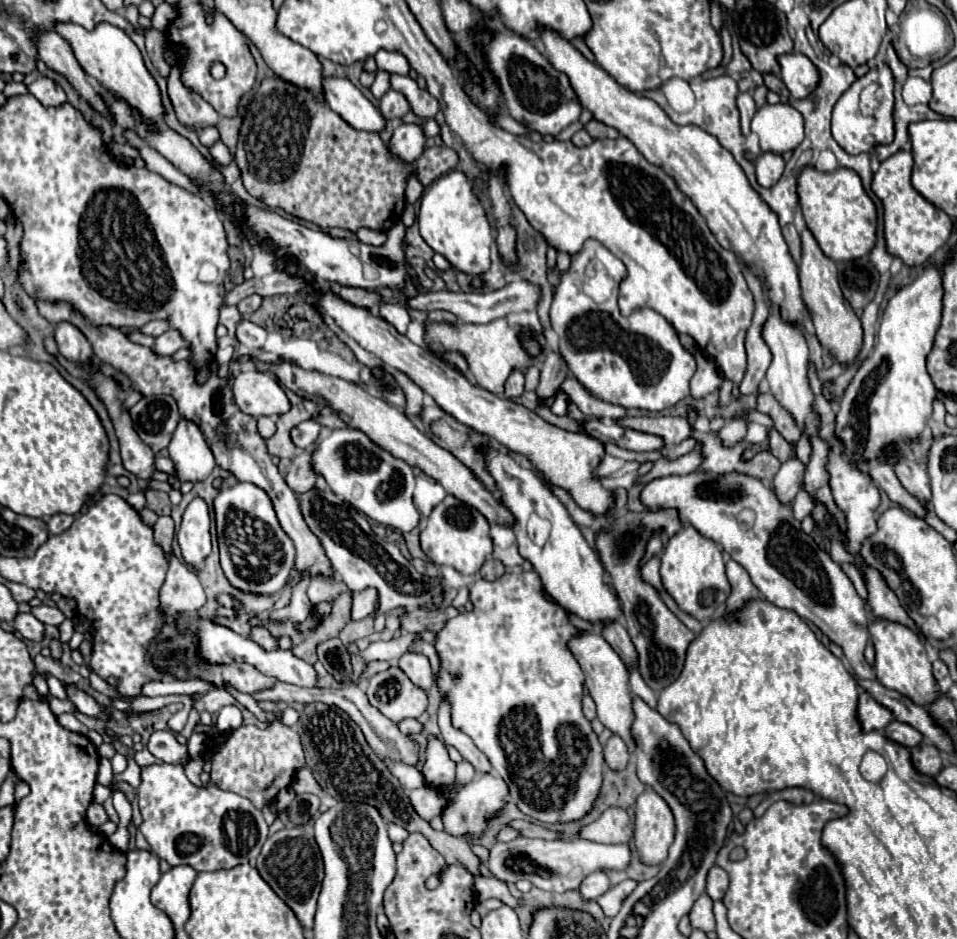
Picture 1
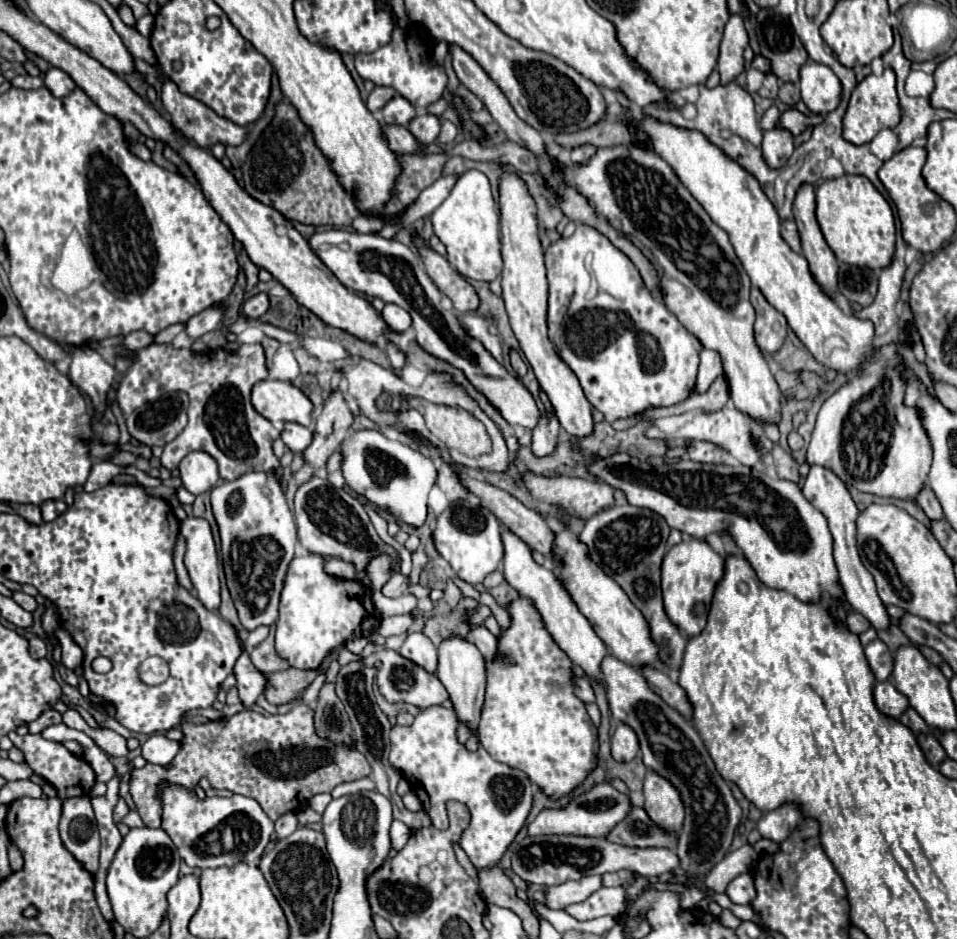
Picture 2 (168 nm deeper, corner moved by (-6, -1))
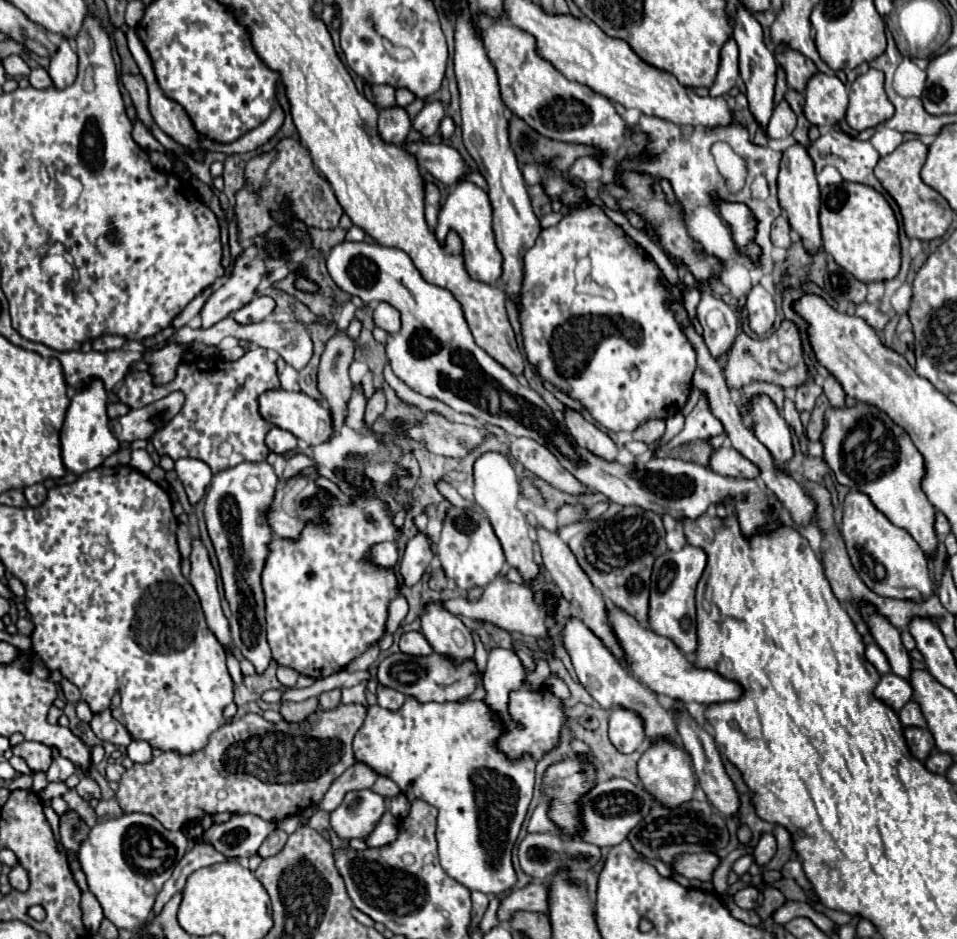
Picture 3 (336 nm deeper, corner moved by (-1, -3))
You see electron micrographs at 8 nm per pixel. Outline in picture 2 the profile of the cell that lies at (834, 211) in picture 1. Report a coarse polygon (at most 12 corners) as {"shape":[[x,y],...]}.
{"shape":[[867,177],[817,187],[817,221],[841,263],[883,269],[891,205]]}

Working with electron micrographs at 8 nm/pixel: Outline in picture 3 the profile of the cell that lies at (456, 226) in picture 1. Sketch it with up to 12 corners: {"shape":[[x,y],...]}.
{"shape":[[458,183],[440,209],[436,235],[454,229],[468,275],[496,283],[502,253],[488,193]]}

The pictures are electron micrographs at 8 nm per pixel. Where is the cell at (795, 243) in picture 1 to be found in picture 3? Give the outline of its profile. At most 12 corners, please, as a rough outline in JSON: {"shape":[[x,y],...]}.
{"shape":[[784,215],[772,223],[772,245],[788,249],[790,223]]}

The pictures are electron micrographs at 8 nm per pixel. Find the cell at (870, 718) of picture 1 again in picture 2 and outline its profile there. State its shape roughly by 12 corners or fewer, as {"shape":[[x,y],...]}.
{"shape":[[891,681],[877,683],[877,709],[897,719],[909,701]]}

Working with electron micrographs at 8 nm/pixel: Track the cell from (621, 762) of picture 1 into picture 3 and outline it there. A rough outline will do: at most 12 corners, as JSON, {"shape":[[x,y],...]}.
{"shape":[[614,707],[610,741],[622,753],[646,741],[644,719]]}

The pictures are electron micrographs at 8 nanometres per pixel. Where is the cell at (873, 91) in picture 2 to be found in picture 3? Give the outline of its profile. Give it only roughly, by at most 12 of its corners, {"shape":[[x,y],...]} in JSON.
{"shape":[[868,69],[850,85],[846,121],[872,129],[894,115],[884,73]]}

